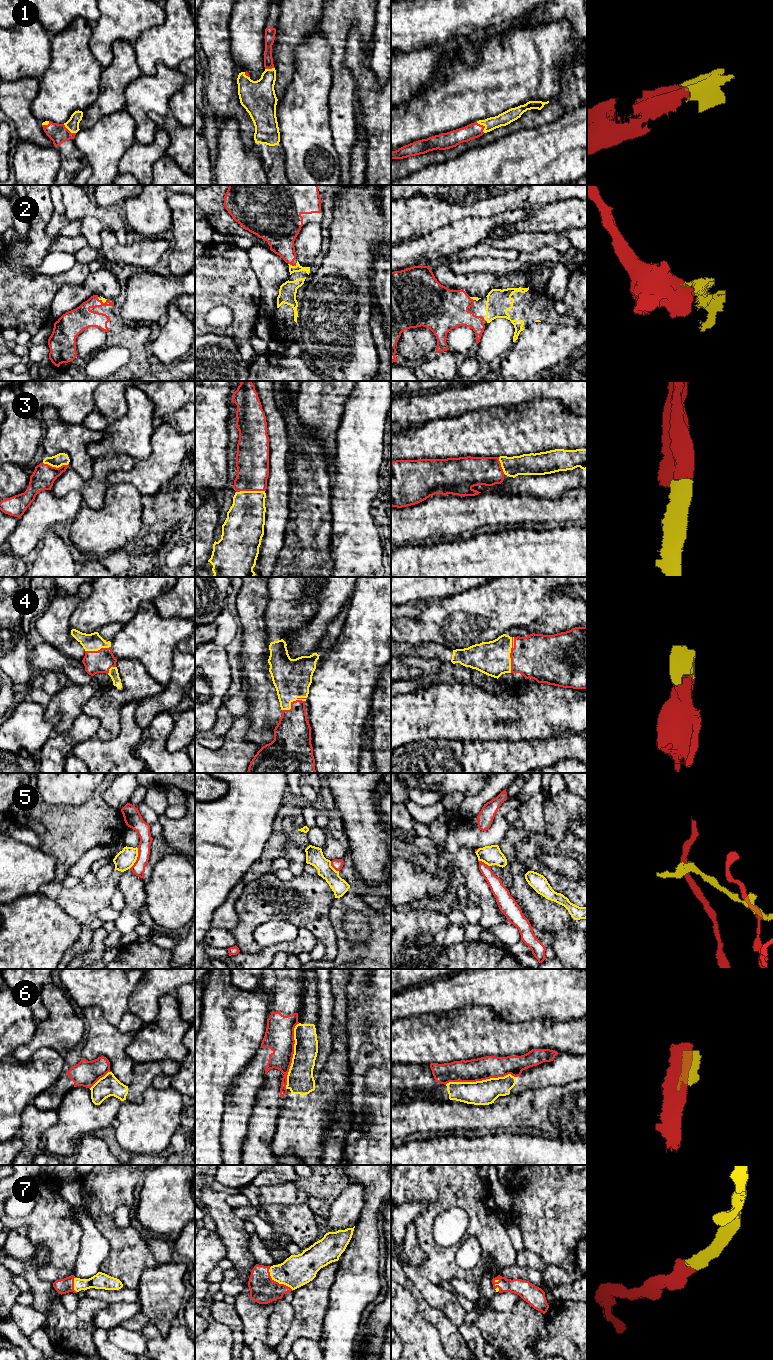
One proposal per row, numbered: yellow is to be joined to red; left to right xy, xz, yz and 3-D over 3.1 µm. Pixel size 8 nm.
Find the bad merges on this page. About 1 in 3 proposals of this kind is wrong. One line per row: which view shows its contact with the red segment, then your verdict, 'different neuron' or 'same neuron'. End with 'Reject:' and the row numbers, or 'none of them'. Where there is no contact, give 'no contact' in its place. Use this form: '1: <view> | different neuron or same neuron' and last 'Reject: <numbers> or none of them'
1: yz | same neuron
2: xz | same neuron
3: xz | same neuron
4: yz | same neuron
5: xy | different neuron
6: yz | different neuron
7: xz | same neuron
Reject: 5, 6

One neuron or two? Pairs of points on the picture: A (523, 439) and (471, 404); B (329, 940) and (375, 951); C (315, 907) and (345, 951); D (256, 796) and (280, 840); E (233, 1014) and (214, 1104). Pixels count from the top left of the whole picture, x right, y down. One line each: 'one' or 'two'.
A: two
B: two
C: two
D: two
E: one

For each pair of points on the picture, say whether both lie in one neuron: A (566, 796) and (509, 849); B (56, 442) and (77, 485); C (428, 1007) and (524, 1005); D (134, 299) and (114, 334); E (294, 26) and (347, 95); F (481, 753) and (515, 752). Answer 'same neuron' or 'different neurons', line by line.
A: different neurons
B: different neurons
C: same neuron
D: different neurons
E: different neurons
F: same neuron

